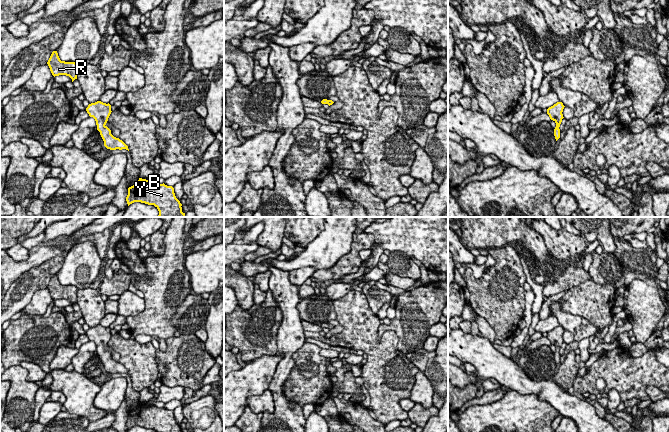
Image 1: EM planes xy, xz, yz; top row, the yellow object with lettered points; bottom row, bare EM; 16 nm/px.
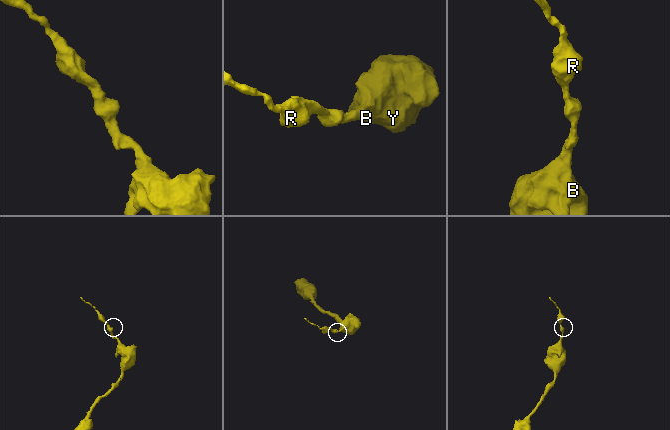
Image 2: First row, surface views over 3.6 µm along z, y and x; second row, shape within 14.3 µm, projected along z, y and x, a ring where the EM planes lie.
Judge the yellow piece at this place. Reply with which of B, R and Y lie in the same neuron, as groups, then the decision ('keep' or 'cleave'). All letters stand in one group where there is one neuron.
B R Y | keep

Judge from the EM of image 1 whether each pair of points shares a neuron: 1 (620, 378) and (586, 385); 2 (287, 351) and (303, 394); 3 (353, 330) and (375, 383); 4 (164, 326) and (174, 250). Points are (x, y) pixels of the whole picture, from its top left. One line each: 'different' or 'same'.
1: same
2: different
3: same
4: same

